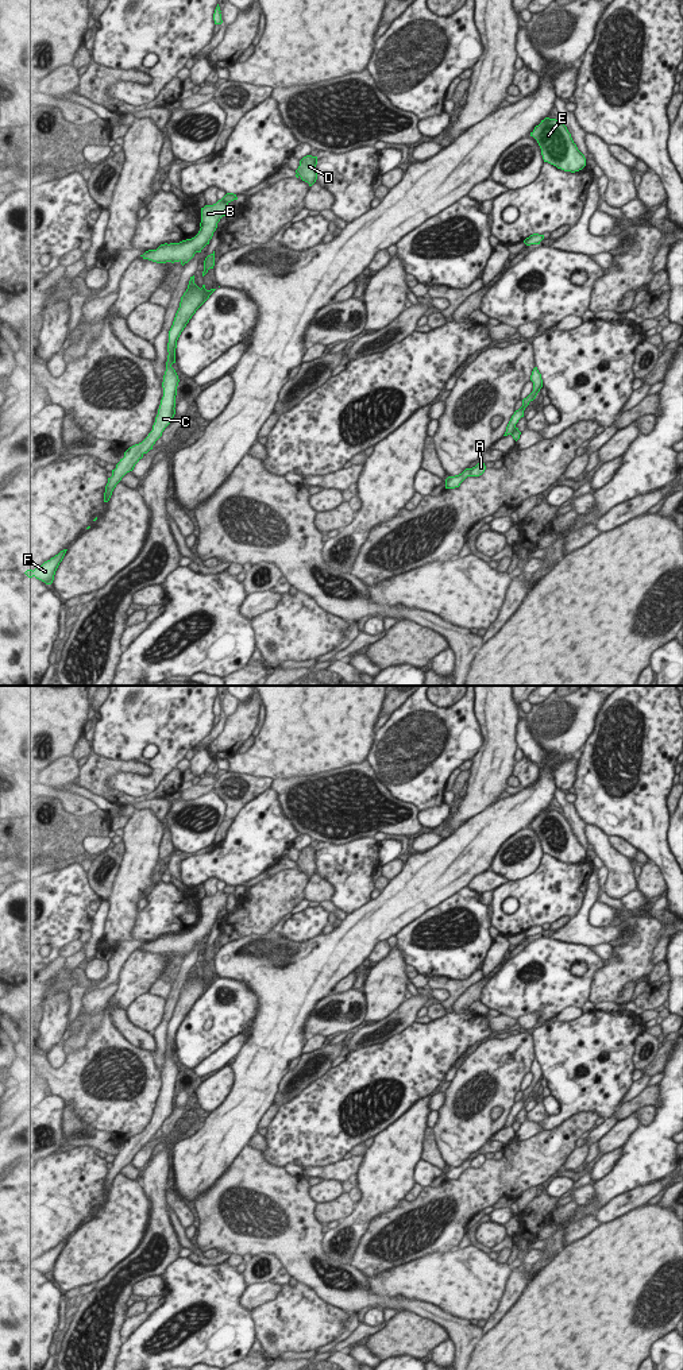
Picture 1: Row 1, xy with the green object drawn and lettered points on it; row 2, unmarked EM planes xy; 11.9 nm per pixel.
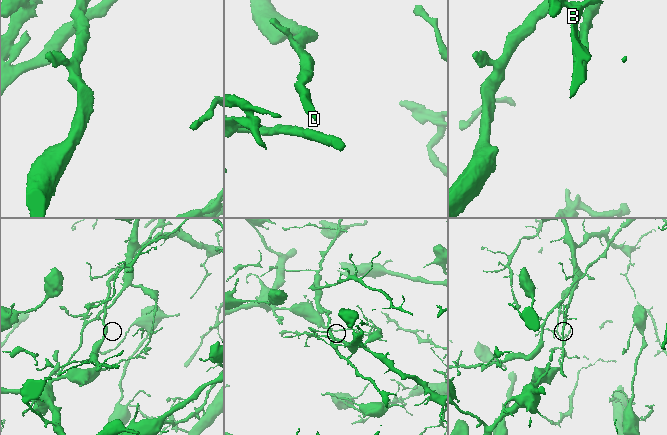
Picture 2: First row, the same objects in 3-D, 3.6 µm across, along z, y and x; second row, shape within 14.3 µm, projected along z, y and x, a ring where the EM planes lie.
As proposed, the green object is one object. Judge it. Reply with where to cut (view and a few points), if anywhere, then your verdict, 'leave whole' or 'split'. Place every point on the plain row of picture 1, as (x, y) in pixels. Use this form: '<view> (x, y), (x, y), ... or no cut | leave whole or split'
xy (471, 1160), (467, 1166) | split

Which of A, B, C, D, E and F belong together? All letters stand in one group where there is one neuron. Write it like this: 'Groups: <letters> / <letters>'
Groups: A D / B C E F.

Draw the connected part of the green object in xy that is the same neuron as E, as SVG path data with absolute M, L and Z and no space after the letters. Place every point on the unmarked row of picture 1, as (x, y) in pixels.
M545 809L535 818L530 827L537 831L544 853L571 864L586 857L586 849L578 841L564 814Z

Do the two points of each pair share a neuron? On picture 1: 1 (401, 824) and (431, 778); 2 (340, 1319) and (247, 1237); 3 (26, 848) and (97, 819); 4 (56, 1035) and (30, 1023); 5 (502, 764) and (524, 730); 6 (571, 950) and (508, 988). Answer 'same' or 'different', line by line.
1: different
2: different
3: same
4: different
5: different
6: same

